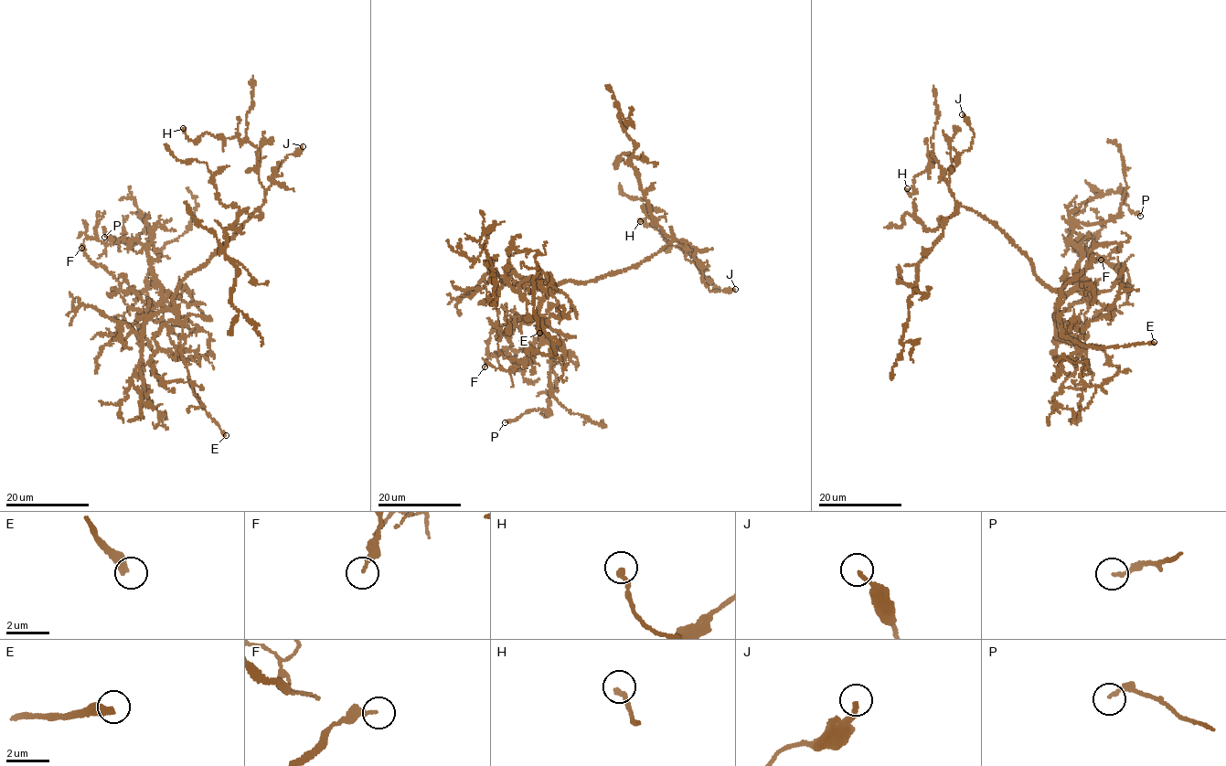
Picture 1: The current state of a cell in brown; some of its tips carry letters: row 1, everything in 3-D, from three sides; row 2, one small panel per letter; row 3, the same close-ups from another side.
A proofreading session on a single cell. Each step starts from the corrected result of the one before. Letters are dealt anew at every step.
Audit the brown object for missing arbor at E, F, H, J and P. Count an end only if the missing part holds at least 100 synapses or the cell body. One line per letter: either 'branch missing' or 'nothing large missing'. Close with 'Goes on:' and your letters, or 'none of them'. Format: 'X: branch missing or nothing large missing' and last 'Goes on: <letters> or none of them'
E: branch missing
F: nothing large missing
H: nothing large missing
J: nothing large missing
P: nothing large missing
Goes on: E

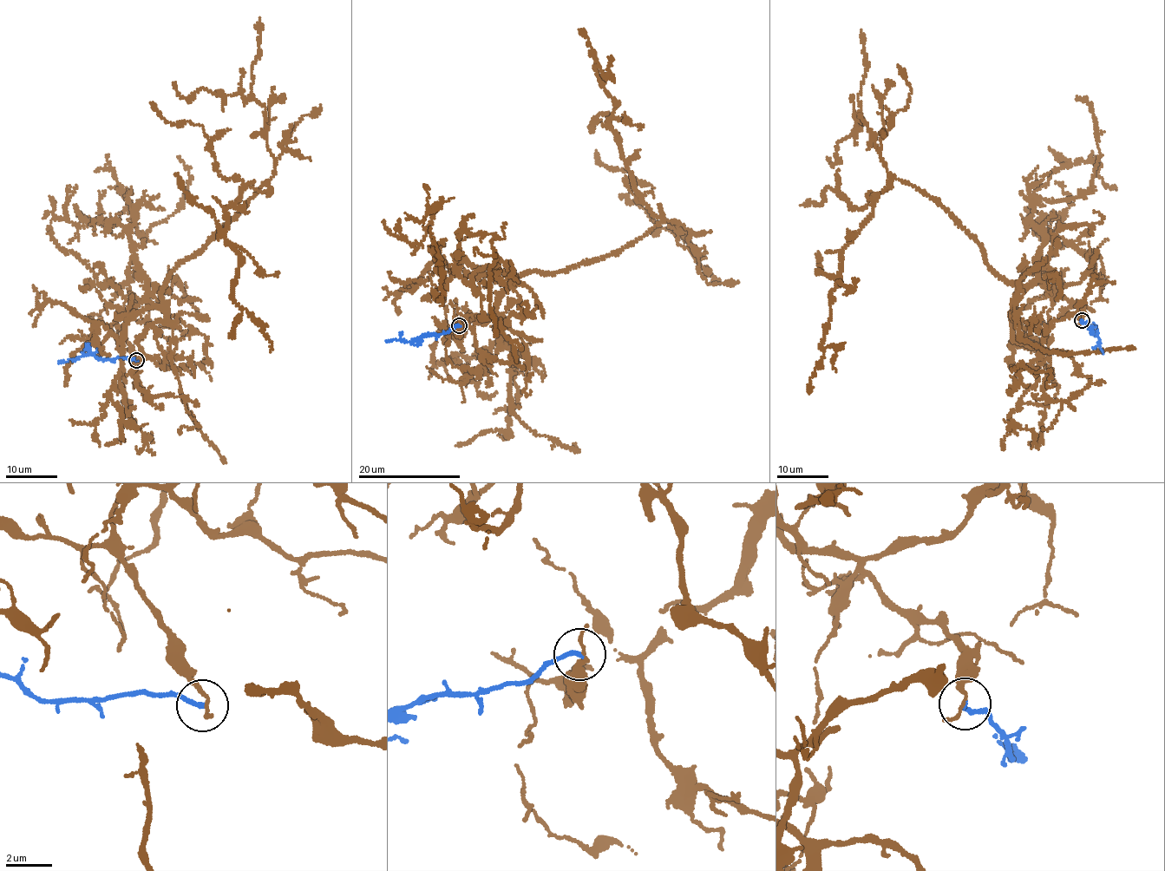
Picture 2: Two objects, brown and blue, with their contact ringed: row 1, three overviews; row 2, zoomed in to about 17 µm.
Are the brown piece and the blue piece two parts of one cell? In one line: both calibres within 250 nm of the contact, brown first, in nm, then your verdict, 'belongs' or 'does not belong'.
calibres 110 and 200 nm; does not belong

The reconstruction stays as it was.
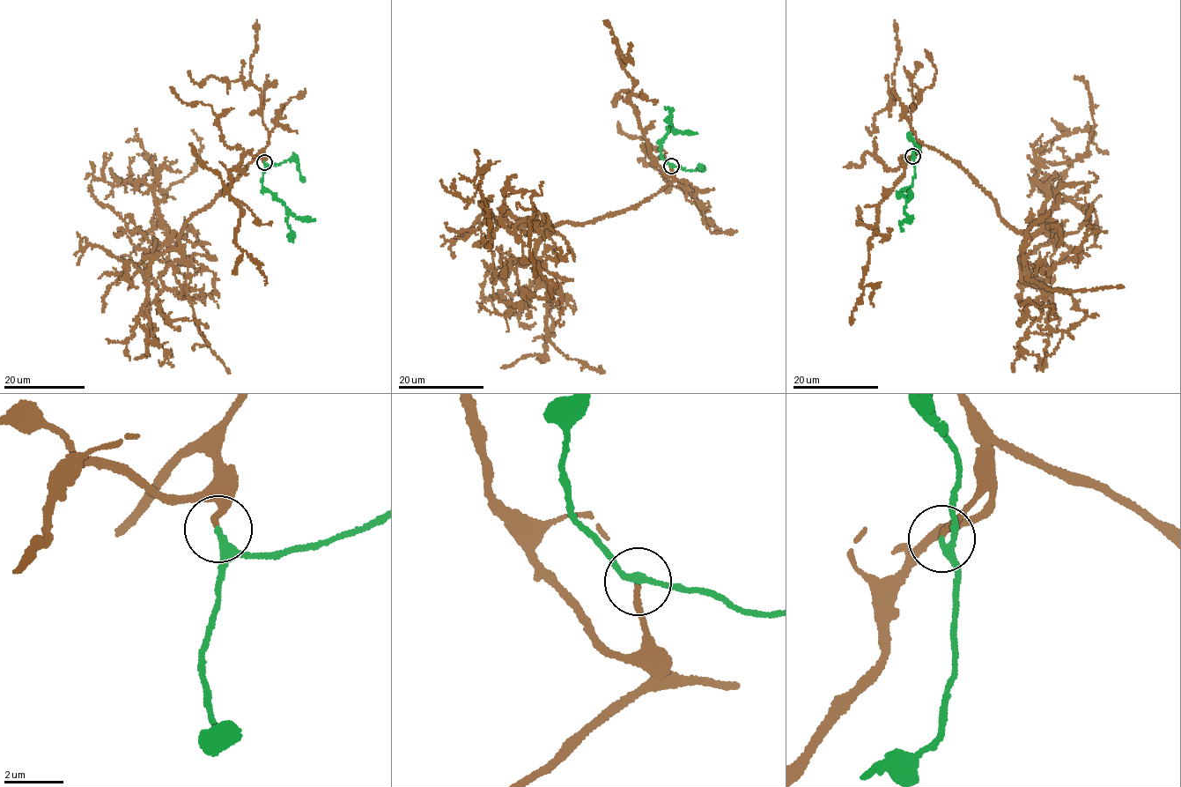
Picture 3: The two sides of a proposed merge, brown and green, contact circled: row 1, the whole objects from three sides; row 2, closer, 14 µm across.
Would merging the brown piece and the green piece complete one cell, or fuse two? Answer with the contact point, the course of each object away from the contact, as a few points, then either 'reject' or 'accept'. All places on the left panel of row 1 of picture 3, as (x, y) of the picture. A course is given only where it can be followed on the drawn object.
(264, 162) | brown via (264, 162), (258, 152), (187, 219), (178, 249), (154, 189), (193, 170), (191, 130) | green via (264, 162), (262, 187), (287, 208), (287, 225), (291, 233), (289, 239), (293, 241) | accept

